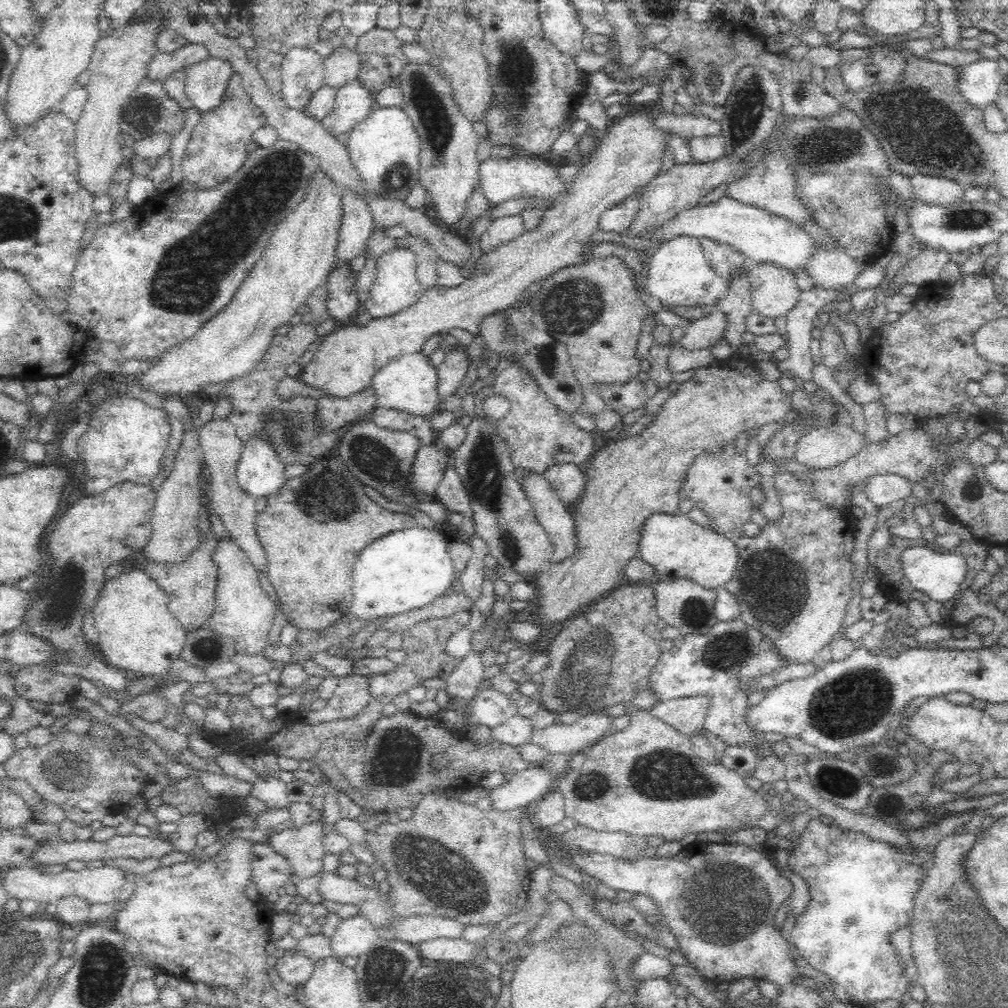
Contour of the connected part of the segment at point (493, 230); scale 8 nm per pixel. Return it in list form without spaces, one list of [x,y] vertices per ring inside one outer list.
[[[522,213],[495,218],[488,224],[486,232],[478,238],[481,250],[485,253],[500,243],[504,244],[506,241],[520,236],[524,231]]]

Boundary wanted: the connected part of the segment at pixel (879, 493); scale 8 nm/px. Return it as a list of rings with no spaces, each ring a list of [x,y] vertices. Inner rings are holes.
[[[894,474],[877,475],[863,486],[865,494],[878,508],[912,497],[913,484]]]

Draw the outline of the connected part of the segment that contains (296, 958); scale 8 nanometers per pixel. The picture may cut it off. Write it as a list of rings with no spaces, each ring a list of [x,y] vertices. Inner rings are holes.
[[[297,948],[286,950],[282,956],[277,956],[275,965],[279,982],[287,982],[290,988],[302,984],[314,970],[314,964],[315,962],[303,956]]]

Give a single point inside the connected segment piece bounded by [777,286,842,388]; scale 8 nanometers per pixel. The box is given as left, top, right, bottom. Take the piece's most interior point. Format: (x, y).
(801, 319)

